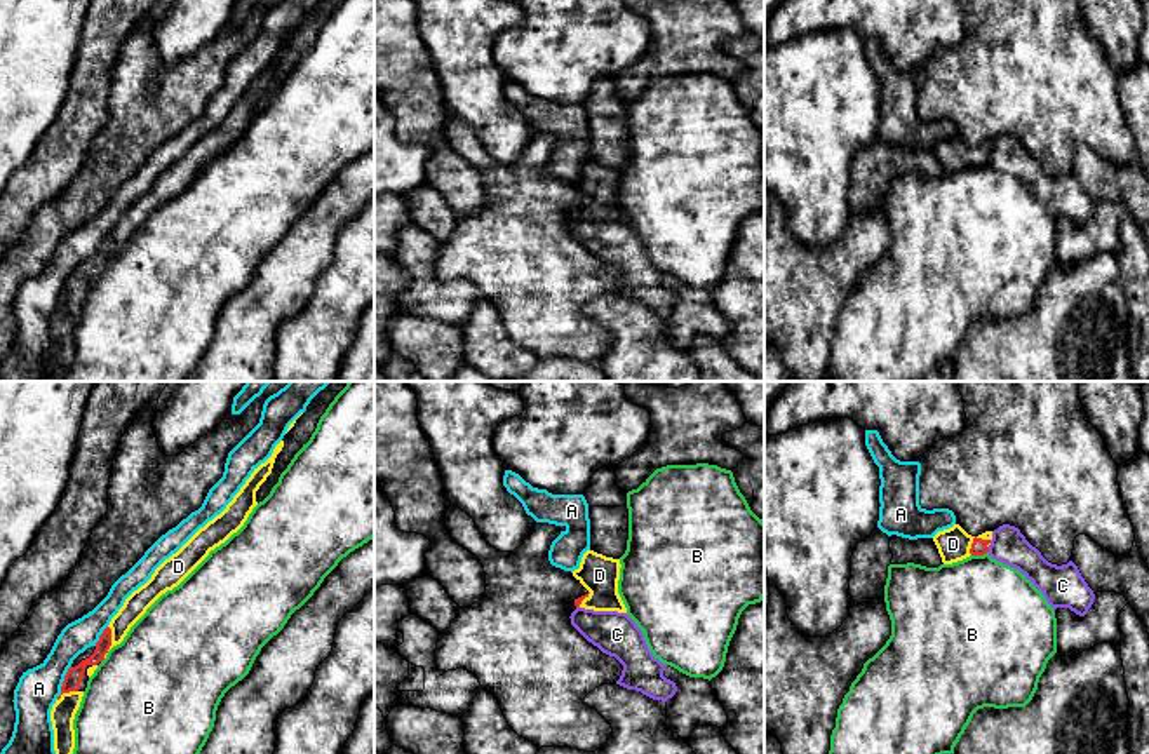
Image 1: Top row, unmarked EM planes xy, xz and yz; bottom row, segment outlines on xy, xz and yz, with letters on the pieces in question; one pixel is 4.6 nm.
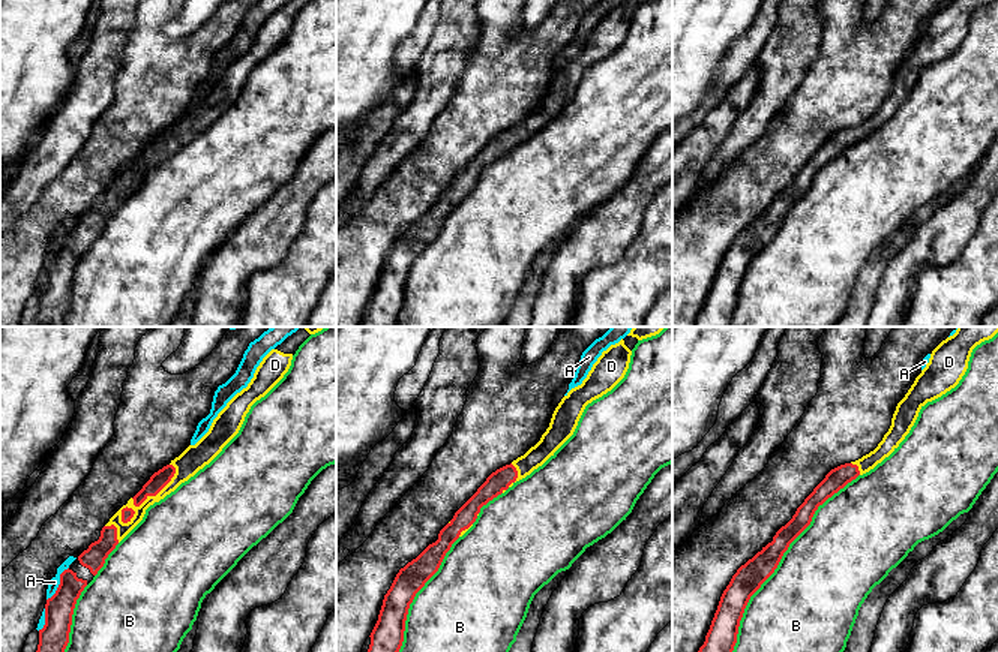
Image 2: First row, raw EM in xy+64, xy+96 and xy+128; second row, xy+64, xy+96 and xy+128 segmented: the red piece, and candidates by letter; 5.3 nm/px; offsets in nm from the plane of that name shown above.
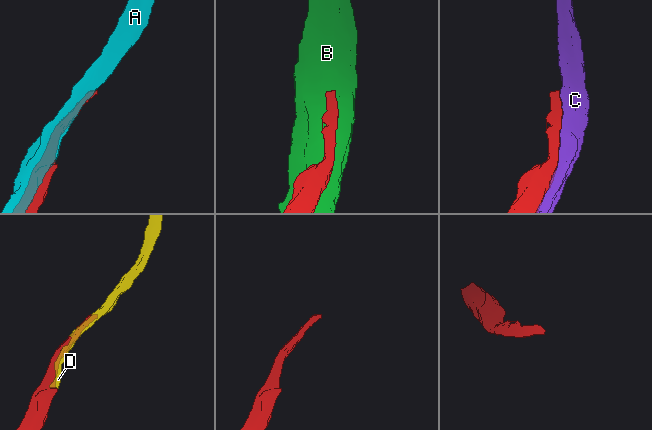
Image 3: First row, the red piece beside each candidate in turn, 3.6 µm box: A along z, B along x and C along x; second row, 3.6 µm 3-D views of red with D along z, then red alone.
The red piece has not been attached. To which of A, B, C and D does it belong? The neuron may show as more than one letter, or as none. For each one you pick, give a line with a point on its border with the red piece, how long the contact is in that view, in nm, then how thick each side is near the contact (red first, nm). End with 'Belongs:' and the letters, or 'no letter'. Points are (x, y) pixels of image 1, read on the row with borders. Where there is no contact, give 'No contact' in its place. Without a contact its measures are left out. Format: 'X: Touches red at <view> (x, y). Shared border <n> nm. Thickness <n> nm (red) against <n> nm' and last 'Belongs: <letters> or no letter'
D: Touches red at yz (974, 538). Shared border 120 nm. Thickness 80 nm (red) against 150 nm
Belongs: D

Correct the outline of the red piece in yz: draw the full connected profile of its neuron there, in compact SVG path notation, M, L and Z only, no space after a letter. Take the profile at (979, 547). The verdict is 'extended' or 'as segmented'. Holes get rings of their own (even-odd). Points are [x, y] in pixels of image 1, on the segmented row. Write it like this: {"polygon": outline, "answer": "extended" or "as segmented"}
{"polygon": "M959 524L938 531L933 536L933 542L938 549L944 564L952 564L970 555L987 554L991 540L992 540L992 531L985 531L978 536L971 536Z", "answer": "extended"}

